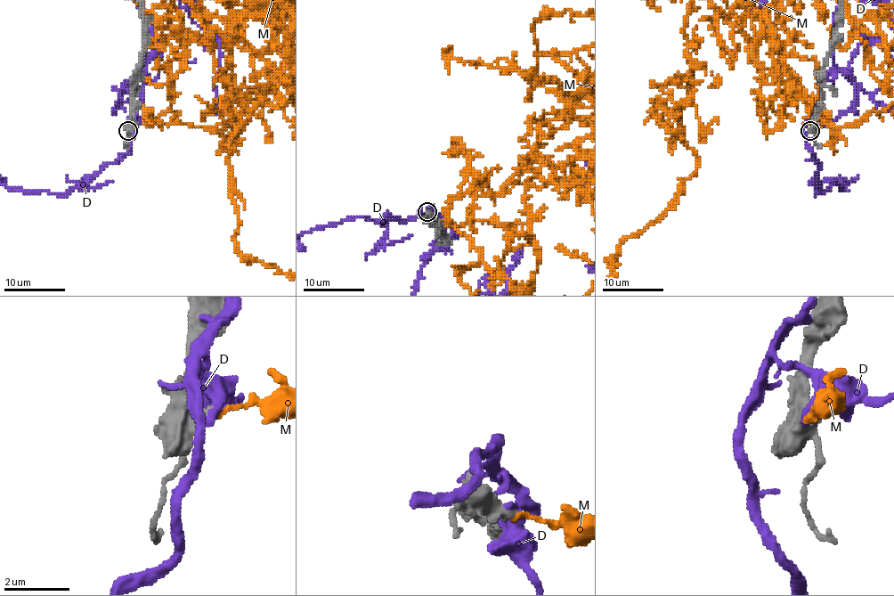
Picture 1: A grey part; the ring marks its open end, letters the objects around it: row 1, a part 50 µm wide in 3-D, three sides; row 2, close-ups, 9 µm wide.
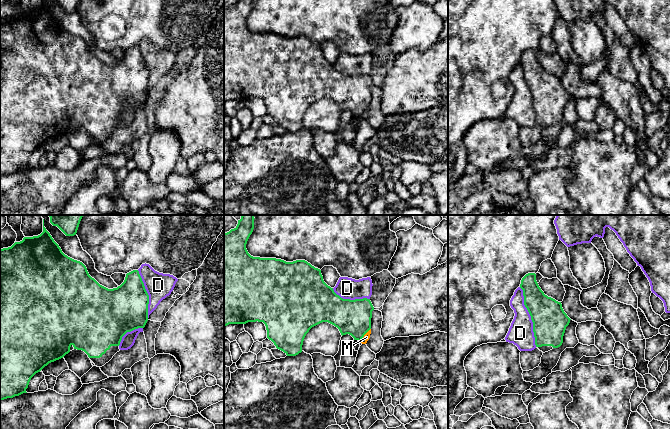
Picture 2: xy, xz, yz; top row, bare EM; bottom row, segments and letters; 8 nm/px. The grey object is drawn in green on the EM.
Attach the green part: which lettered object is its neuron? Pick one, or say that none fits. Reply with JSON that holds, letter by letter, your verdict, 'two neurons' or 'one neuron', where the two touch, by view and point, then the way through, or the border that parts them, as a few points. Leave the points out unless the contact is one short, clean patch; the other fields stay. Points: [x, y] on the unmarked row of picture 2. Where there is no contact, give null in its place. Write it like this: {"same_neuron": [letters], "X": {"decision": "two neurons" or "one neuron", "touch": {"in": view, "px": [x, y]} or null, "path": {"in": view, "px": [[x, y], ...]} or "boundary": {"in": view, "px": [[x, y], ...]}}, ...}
{"same_neuron": [], "D": {"decision": "two neurons", "touch": {"in": "yz", "px": [531, 93]}}, "M": {"decision": "two neurons", "touch": {"in": "xz", "px": [365, 109]}, "boundary": {"in": "xz", "px": [[370, 104], [360, 116]]}}}

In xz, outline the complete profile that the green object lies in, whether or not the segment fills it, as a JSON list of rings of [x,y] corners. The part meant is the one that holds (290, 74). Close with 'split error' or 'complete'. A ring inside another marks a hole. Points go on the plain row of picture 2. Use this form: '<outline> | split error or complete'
[[[237,0],[234,5],[224,9],[224,103],[229,100],[263,98],[266,102],[267,114],[287,132],[301,129],[306,110],[312,103],[322,98],[328,98],[337,103],[342,112],[349,110],[354,116],[361,117],[371,105],[374,83],[370,75],[341,74],[324,58],[321,46],[305,36],[286,38],[276,34],[251,32],[246,25],[246,20],[253,5],[254,0]]] | complete

